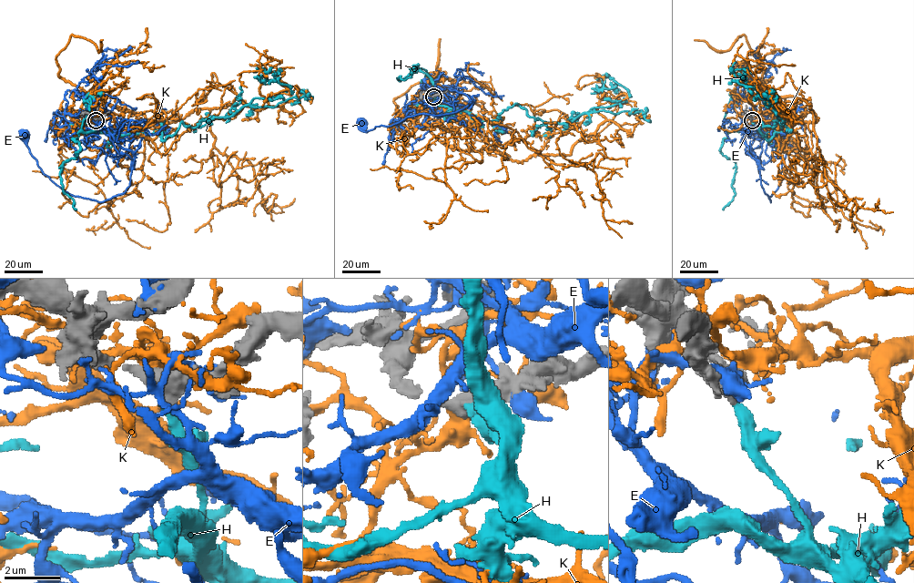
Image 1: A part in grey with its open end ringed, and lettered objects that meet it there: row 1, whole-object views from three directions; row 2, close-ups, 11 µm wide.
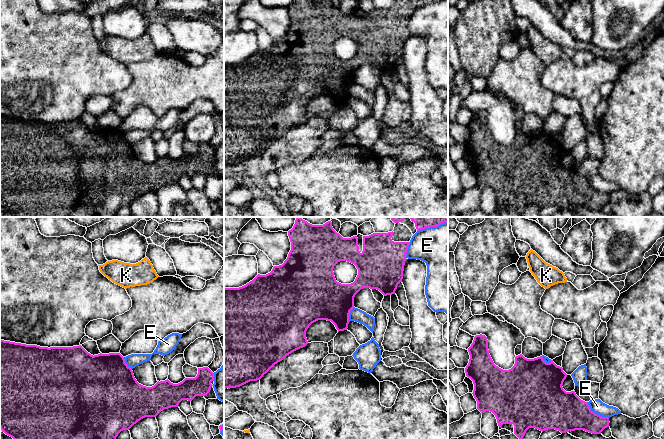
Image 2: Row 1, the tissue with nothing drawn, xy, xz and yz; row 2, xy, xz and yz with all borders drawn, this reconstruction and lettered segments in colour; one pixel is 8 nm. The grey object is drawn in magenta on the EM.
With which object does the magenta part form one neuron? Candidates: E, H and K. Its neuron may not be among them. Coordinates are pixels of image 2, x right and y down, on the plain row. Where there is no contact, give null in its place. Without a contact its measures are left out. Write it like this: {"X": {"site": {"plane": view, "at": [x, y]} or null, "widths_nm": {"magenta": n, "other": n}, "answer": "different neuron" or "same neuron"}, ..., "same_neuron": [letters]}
{"E": {"site": {"plane": "yz", "at": [596, 190]}, "widths_nm": {"magenta": 320, "other": 110}, "answer": "different neuron"}, "H": {"site": null, "answer": "same neuron"}, "K": {"site": null, "answer": "different neuron"}, "same_neuron": ["H"]}

